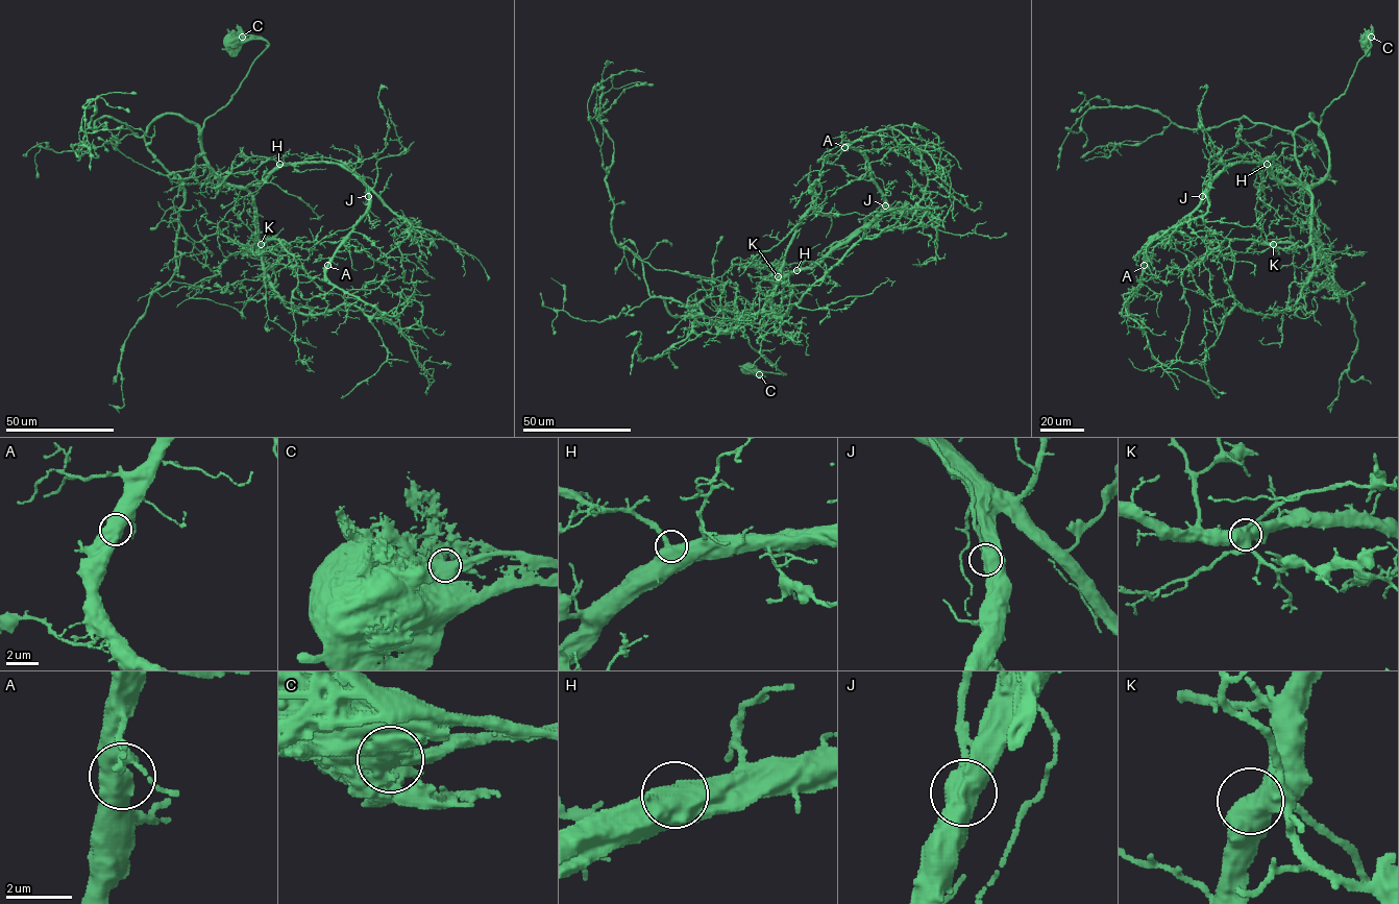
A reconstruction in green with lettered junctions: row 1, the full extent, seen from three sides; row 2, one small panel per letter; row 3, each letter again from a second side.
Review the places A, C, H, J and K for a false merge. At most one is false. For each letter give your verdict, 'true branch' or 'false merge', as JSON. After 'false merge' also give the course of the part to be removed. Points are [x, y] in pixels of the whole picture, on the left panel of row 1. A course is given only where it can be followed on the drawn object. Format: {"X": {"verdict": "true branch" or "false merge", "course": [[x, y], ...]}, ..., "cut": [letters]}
{"A": {"verdict": "true branch"}, "C": {"verdict": "true branch"}, "H": {"verdict": "true branch"}, "J": {"verdict": "false merge", "course": [[368, 196], [366, 187], [346, 164], [363, 162], [386, 147], [388, 118], [378, 98], [381, 89], [387, 89]]}, "K": {"verdict": "true branch"}, "cut": ["J"]}

